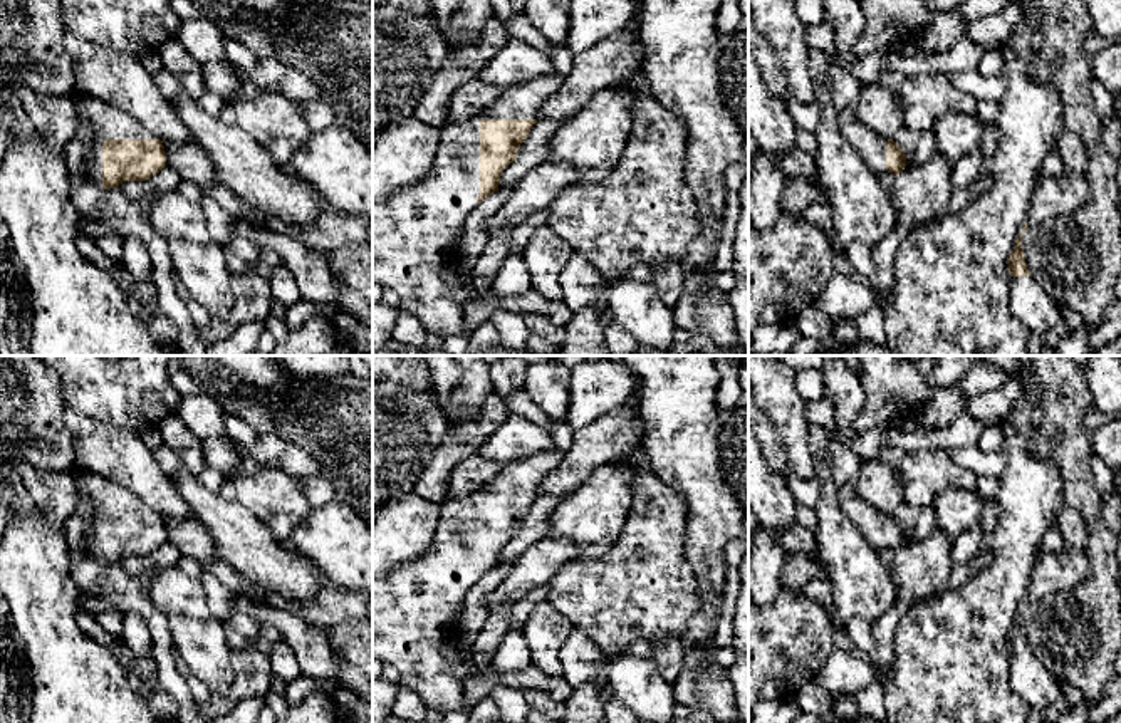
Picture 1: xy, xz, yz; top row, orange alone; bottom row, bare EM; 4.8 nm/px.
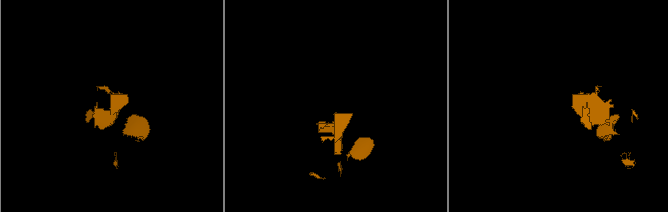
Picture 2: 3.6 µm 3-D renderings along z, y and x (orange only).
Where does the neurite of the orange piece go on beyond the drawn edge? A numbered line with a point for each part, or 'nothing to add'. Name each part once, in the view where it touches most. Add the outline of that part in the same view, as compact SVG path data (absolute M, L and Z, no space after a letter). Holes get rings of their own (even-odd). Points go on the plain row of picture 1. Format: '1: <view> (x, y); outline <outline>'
1: xz (417, 608); outline M555 446L534 453L503 465L480 490L446 498L426 552L388 577L373 577L373 658L391 664L401 676L399 686L415 691L430 711L472 708L441 646L458 642L463 597L478 580L480 497L535 495L562 458Z

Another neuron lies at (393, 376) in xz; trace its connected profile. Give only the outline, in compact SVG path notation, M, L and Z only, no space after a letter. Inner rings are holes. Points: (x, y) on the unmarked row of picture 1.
M373 356L373 399L389 404L404 394L431 389L431 372L420 356Z

